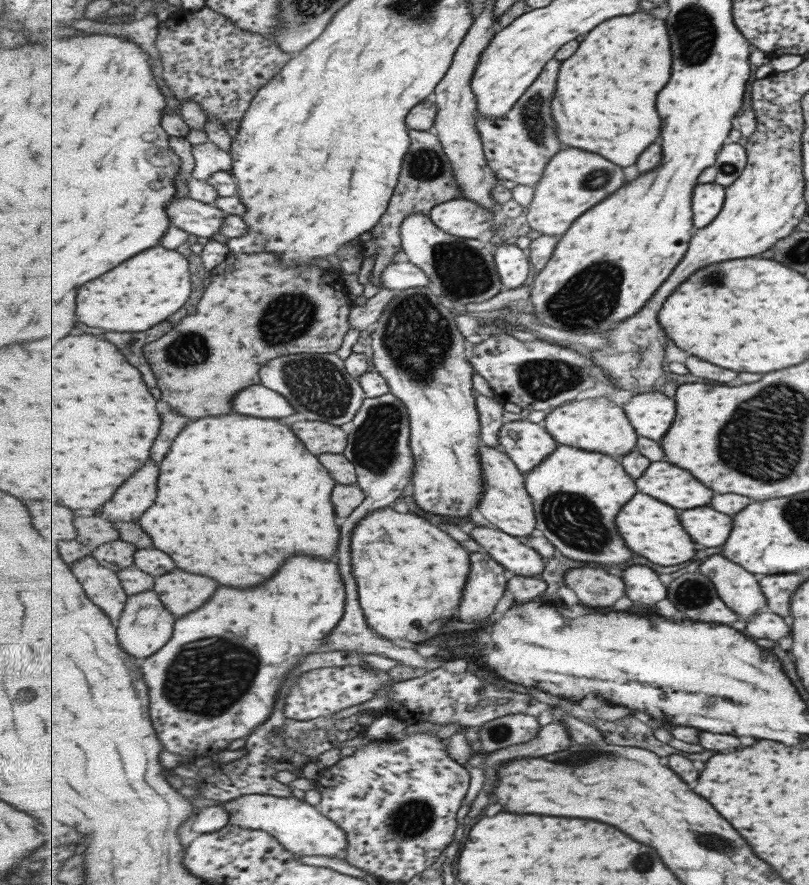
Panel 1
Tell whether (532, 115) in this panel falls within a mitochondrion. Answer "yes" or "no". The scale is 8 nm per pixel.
yes

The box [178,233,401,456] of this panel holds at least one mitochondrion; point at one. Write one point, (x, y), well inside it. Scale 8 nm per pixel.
(320, 388)

